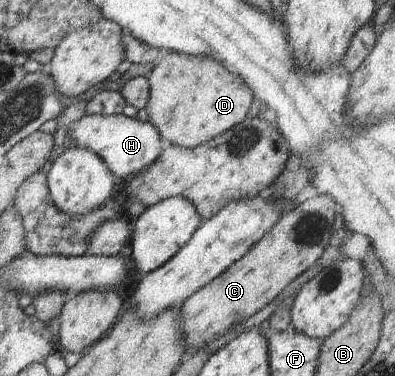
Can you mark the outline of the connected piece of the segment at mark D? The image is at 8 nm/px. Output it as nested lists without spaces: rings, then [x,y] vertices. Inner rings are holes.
[[[168,52],[148,74],[148,121],[172,145],[194,148],[239,125],[255,99],[253,91],[239,77],[225,71],[211,57],[191,57]]]

